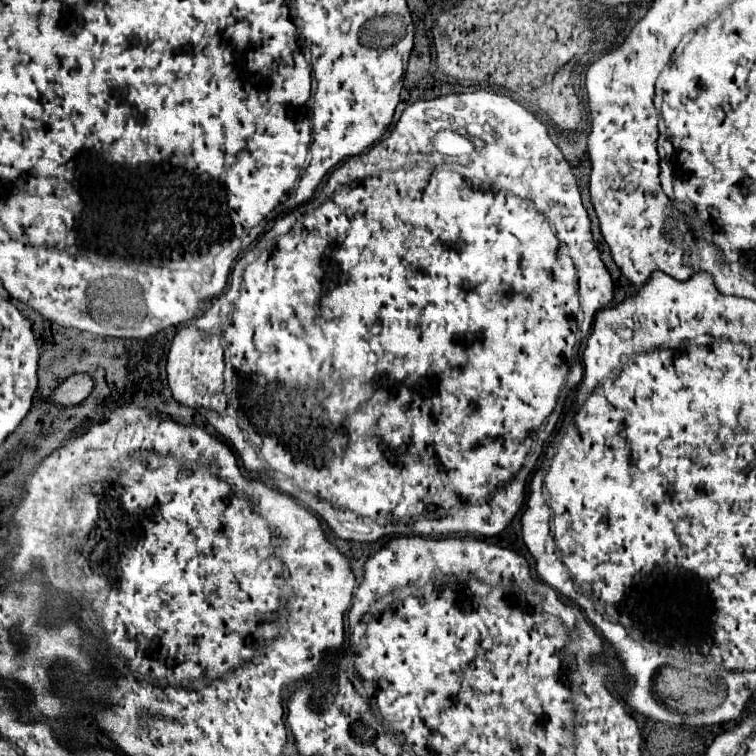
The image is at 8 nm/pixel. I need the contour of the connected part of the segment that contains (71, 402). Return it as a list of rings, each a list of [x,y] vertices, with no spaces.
[[[73,374],[69,376],[51,396],[51,402],[59,406],[75,406],[81,404],[93,390],[93,378],[89,374]]]

